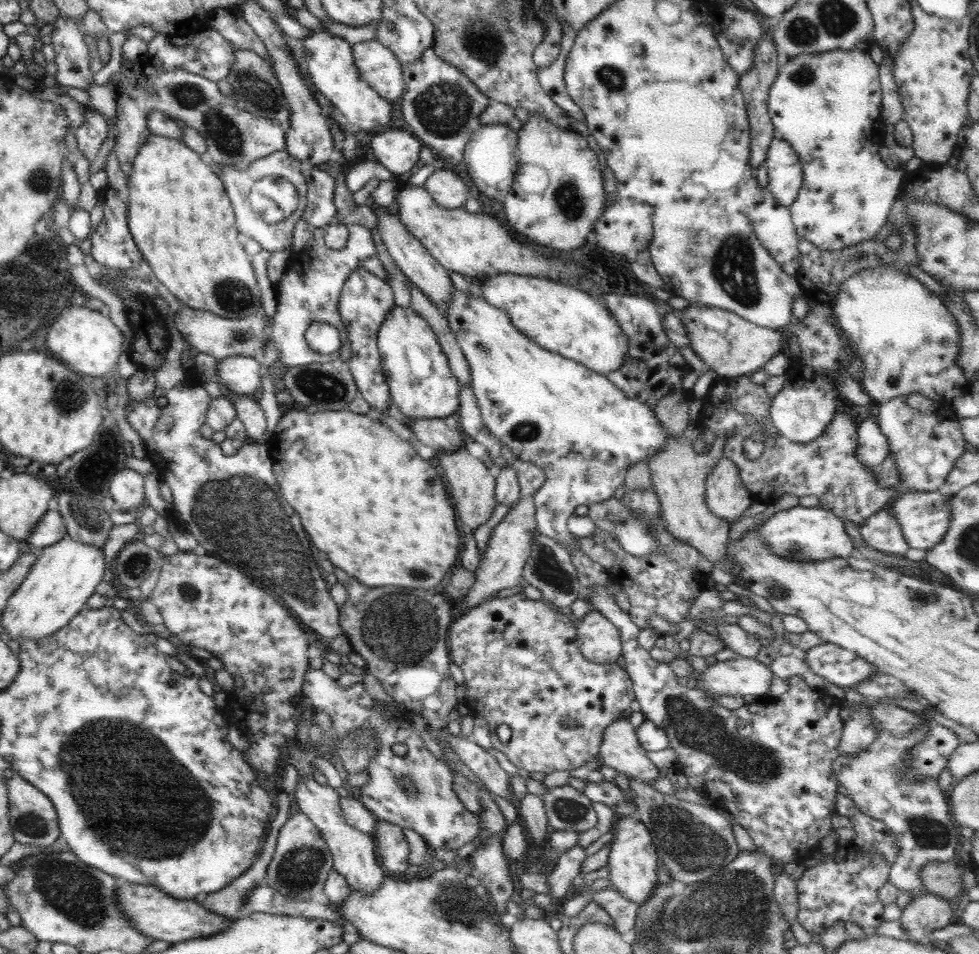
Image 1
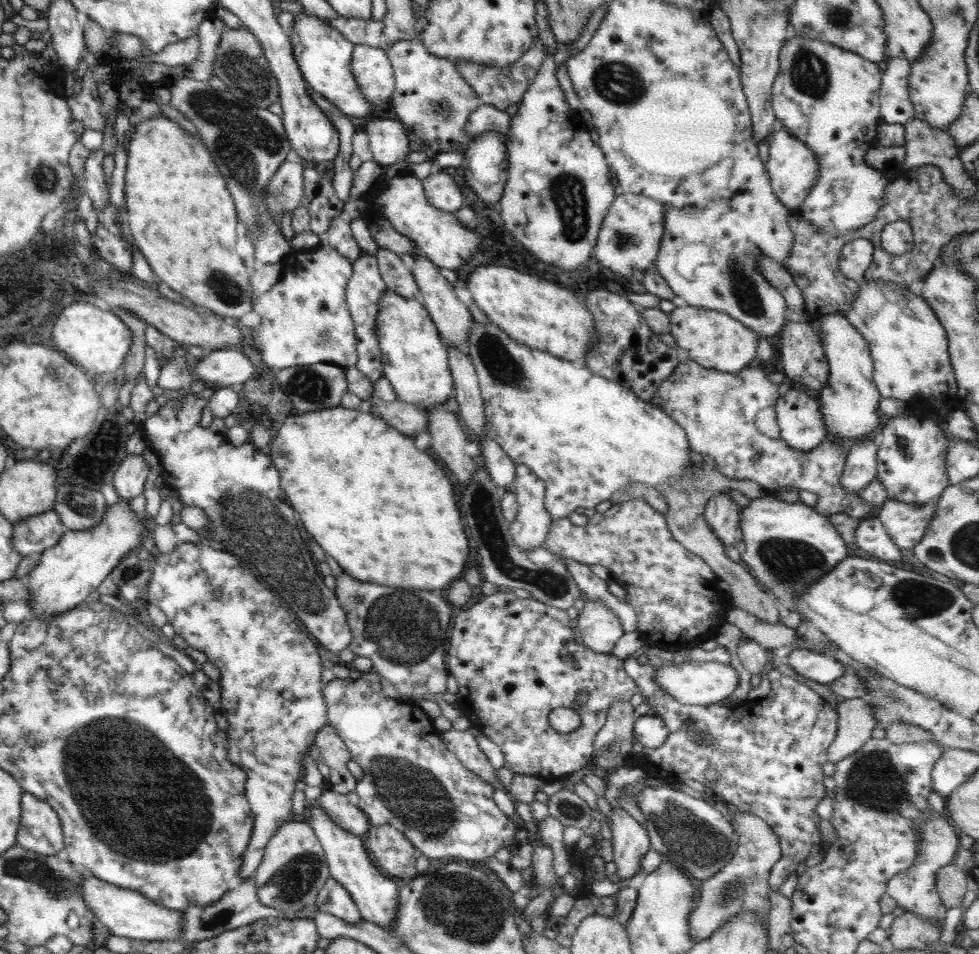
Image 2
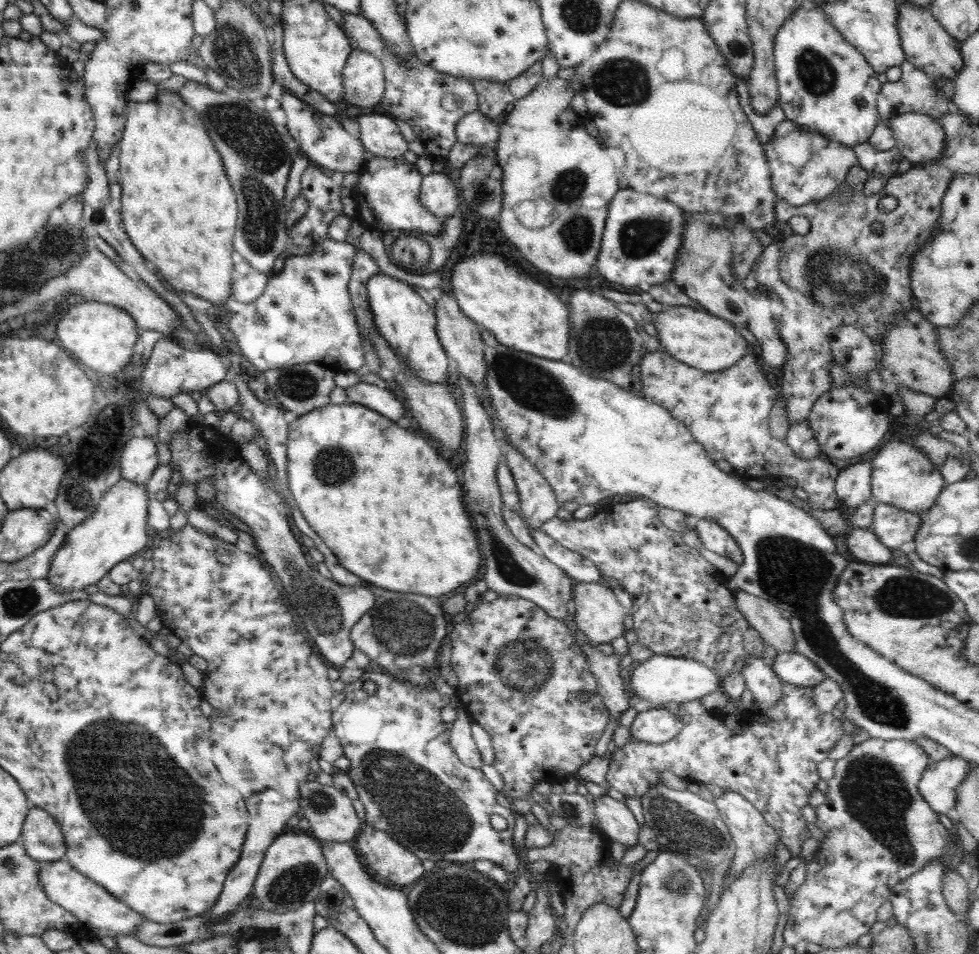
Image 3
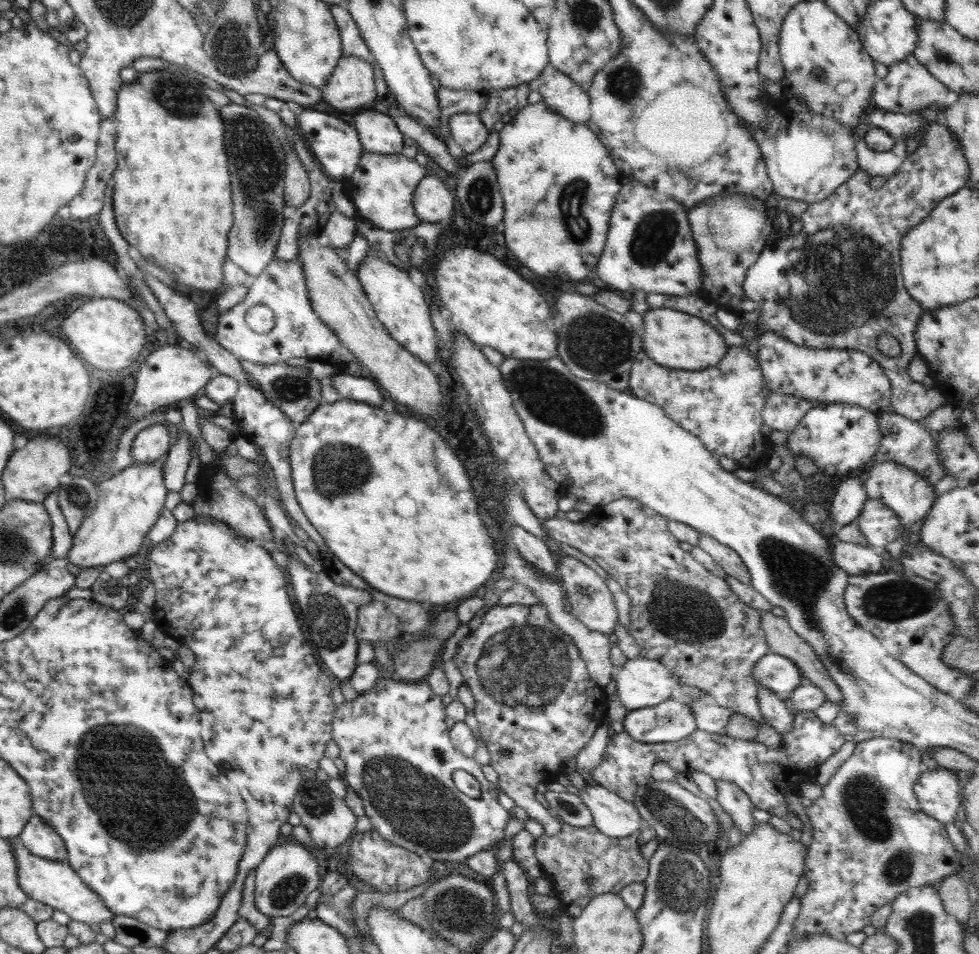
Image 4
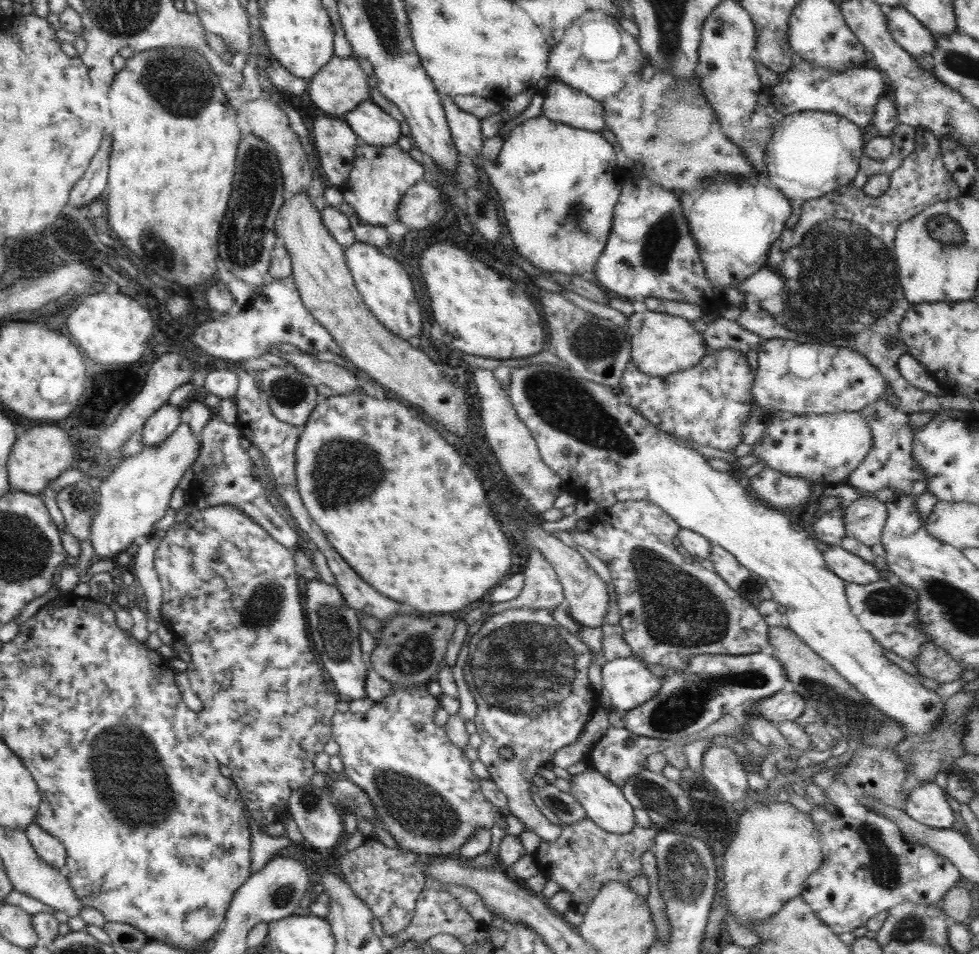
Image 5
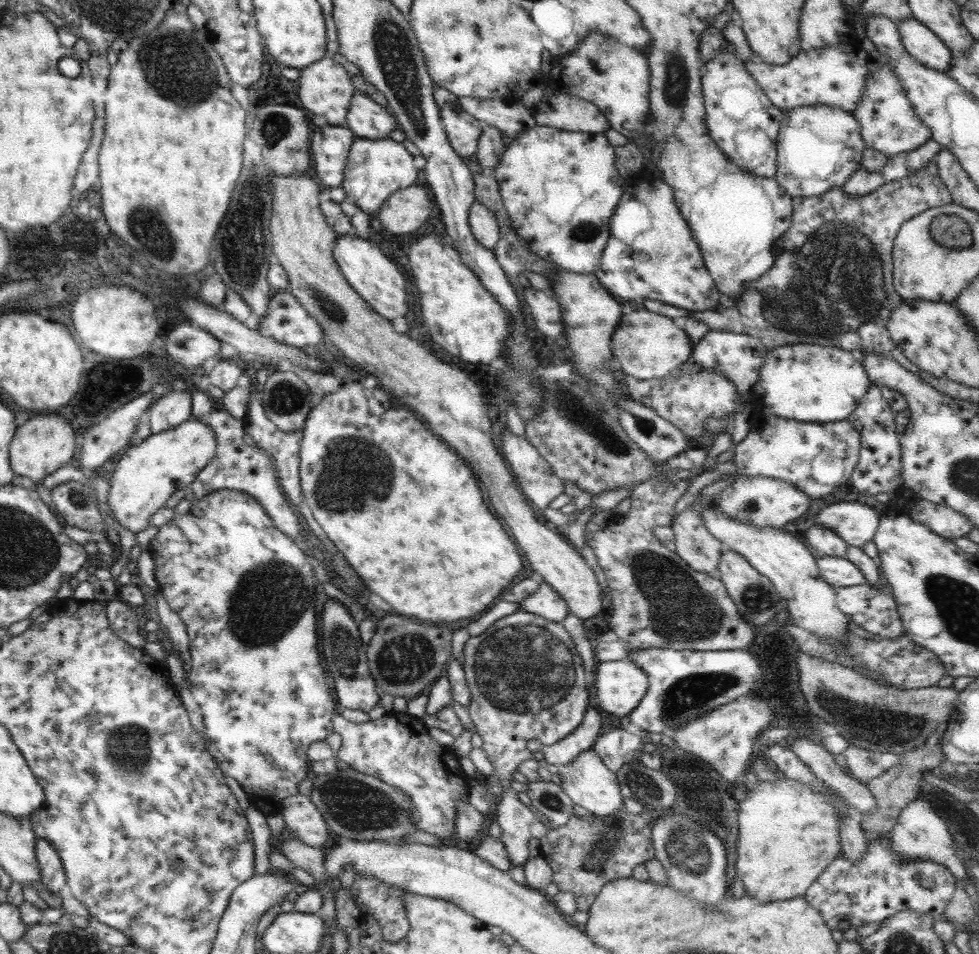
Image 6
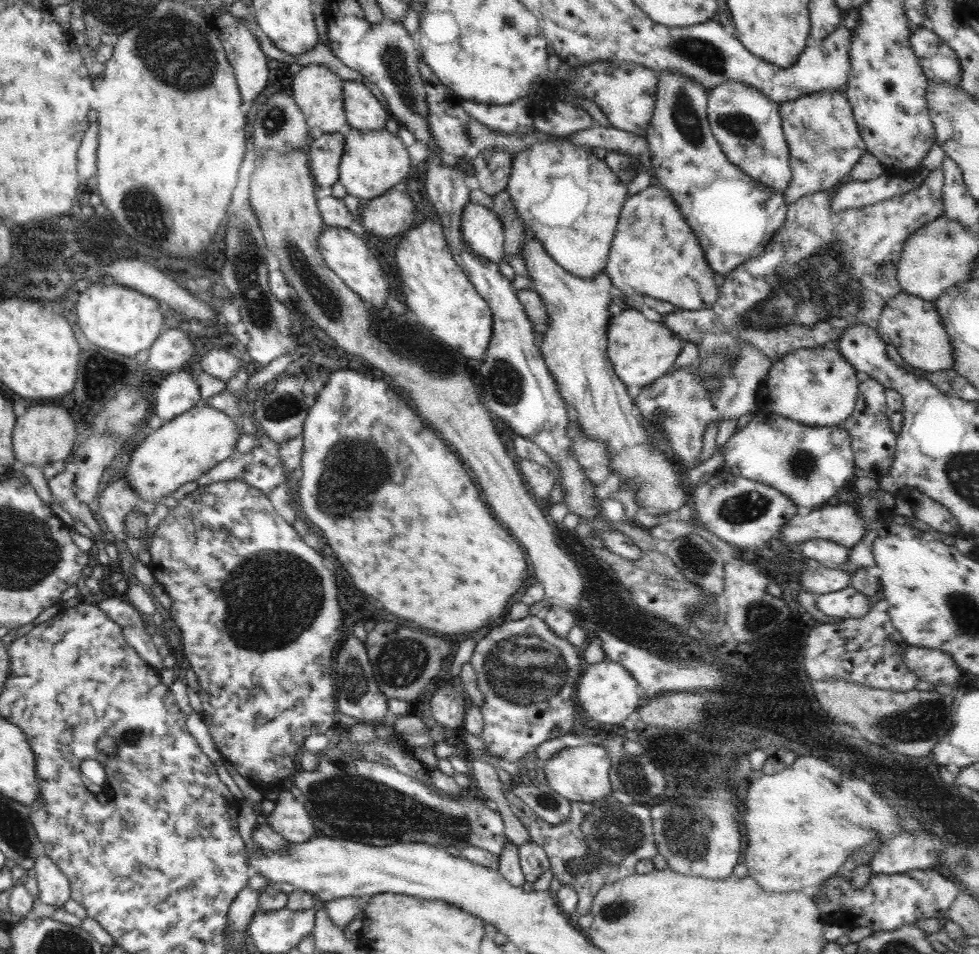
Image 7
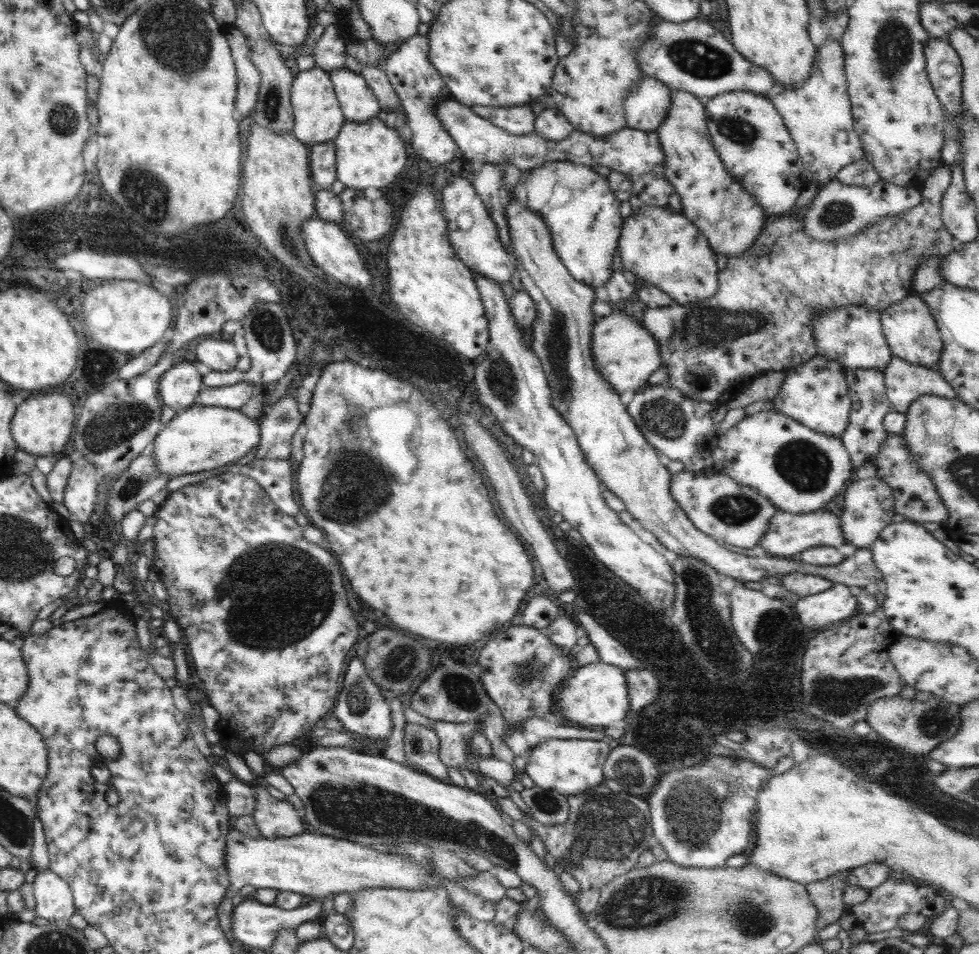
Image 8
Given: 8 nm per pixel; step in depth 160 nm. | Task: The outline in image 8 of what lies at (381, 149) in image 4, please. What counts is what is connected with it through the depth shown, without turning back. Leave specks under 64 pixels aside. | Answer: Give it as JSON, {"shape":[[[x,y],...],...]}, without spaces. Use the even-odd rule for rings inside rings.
{"shape":[[[347,67],[328,72],[340,108],[348,122],[366,122],[378,116],[381,111],[378,99],[366,84],[362,75]]]}

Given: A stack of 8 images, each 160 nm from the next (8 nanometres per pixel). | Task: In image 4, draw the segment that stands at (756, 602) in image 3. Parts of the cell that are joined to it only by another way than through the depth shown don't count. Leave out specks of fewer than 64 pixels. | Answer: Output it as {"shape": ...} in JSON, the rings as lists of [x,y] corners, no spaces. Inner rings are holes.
{"shape":[[[770,611],[760,613],[760,630],[764,632],[771,653],[780,654],[792,661],[802,671],[805,683],[818,687],[826,695],[826,701],[838,704],[839,710],[843,710],[842,694],[828,676],[825,666],[812,648],[790,629],[784,617],[775,616]]]}

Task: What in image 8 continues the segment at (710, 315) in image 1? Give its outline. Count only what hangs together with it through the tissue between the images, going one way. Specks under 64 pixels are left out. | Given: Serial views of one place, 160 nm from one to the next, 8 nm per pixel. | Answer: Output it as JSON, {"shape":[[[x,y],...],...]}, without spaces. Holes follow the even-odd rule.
{"shape":[[[615,310],[609,316],[602,317],[592,327],[591,353],[595,362],[596,370],[604,377],[606,382],[620,394],[620,401],[627,407],[635,395],[646,384],[648,377],[657,369],[663,366],[659,352],[658,341],[648,332],[647,328],[641,325],[640,321],[630,319],[622,310]]]}

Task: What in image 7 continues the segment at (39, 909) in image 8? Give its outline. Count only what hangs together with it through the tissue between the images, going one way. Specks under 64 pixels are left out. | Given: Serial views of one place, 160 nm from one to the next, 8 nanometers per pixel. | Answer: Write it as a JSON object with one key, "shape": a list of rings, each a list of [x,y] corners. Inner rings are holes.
{"shape":[[[45,854],[36,857],[36,880],[40,890],[40,900],[44,904],[62,906],[71,899],[71,887],[68,877]]]}

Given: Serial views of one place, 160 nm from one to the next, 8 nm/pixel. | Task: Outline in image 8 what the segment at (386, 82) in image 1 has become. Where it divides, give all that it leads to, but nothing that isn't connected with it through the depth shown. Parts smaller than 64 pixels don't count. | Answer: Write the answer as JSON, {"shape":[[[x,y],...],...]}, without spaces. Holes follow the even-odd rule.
{"shape":[[[315,66],[308,71],[300,71],[295,76],[291,88],[291,103],[294,117],[294,130],[291,134],[306,146],[312,146],[318,142],[333,142],[346,121],[330,75],[320,67]]]}

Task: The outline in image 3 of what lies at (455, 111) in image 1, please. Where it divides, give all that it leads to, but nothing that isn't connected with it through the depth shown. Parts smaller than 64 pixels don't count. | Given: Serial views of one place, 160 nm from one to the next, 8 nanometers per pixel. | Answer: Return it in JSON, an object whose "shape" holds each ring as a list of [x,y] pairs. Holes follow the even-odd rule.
{"shape":[[[343,13],[343,31],[351,42],[351,47],[374,55],[384,67],[385,91],[380,104],[385,114],[410,124],[414,134],[423,144],[432,149],[436,156],[448,157],[456,145],[456,123],[465,114],[479,110],[479,98],[474,85],[468,79],[456,78],[426,66],[413,52],[397,56],[391,46],[383,40],[375,26],[364,16]],[[442,98],[452,100],[458,108],[446,110],[442,107]]]}

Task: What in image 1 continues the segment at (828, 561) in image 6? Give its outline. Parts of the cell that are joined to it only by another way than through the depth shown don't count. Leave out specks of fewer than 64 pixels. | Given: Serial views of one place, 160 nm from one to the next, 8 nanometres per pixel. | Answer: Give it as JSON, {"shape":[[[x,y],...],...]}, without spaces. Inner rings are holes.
{"shape":[[[891,505],[875,512],[860,526],[861,537],[874,549],[903,557],[909,546]]]}

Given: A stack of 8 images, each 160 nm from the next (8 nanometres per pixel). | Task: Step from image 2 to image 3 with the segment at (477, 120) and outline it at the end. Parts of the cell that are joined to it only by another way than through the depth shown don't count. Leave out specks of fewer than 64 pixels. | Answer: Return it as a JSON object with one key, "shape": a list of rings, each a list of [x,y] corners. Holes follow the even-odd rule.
{"shape":[[[480,110],[465,114],[456,123],[458,142],[464,145],[495,144],[500,138],[500,123],[484,116]]]}

